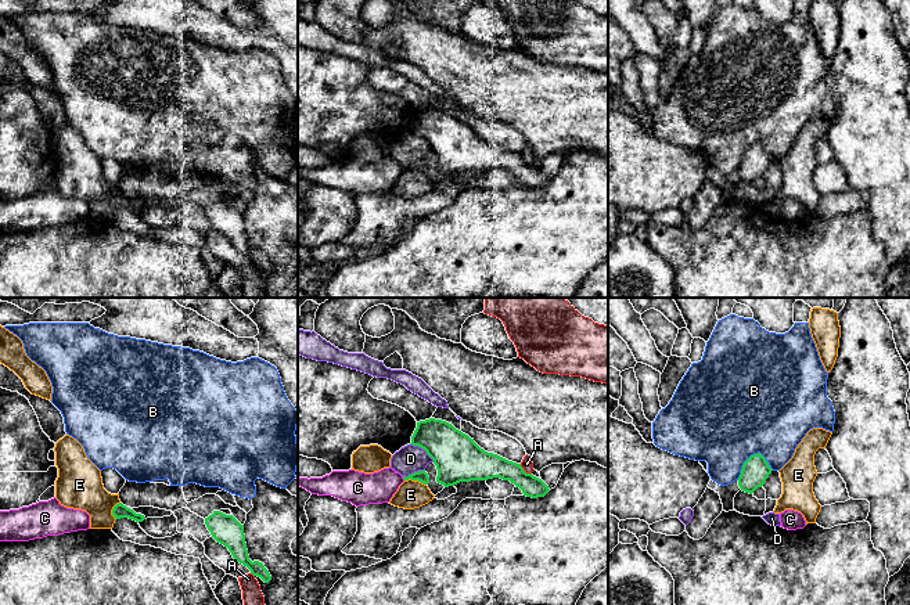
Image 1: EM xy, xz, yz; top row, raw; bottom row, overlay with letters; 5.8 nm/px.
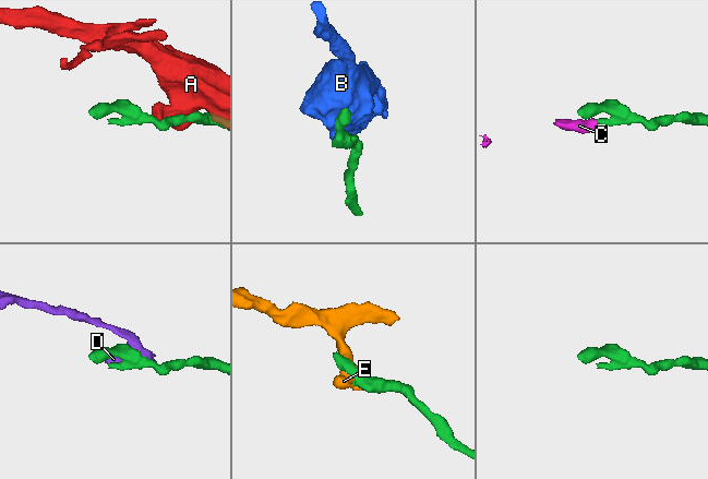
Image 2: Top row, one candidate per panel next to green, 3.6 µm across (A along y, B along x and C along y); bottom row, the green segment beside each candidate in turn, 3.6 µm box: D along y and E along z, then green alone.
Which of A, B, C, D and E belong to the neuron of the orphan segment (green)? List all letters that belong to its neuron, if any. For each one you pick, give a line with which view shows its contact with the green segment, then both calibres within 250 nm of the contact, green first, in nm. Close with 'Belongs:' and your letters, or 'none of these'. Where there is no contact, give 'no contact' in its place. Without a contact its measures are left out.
C: contact in xz; calibres 70 and 190 nm
Belongs: C

